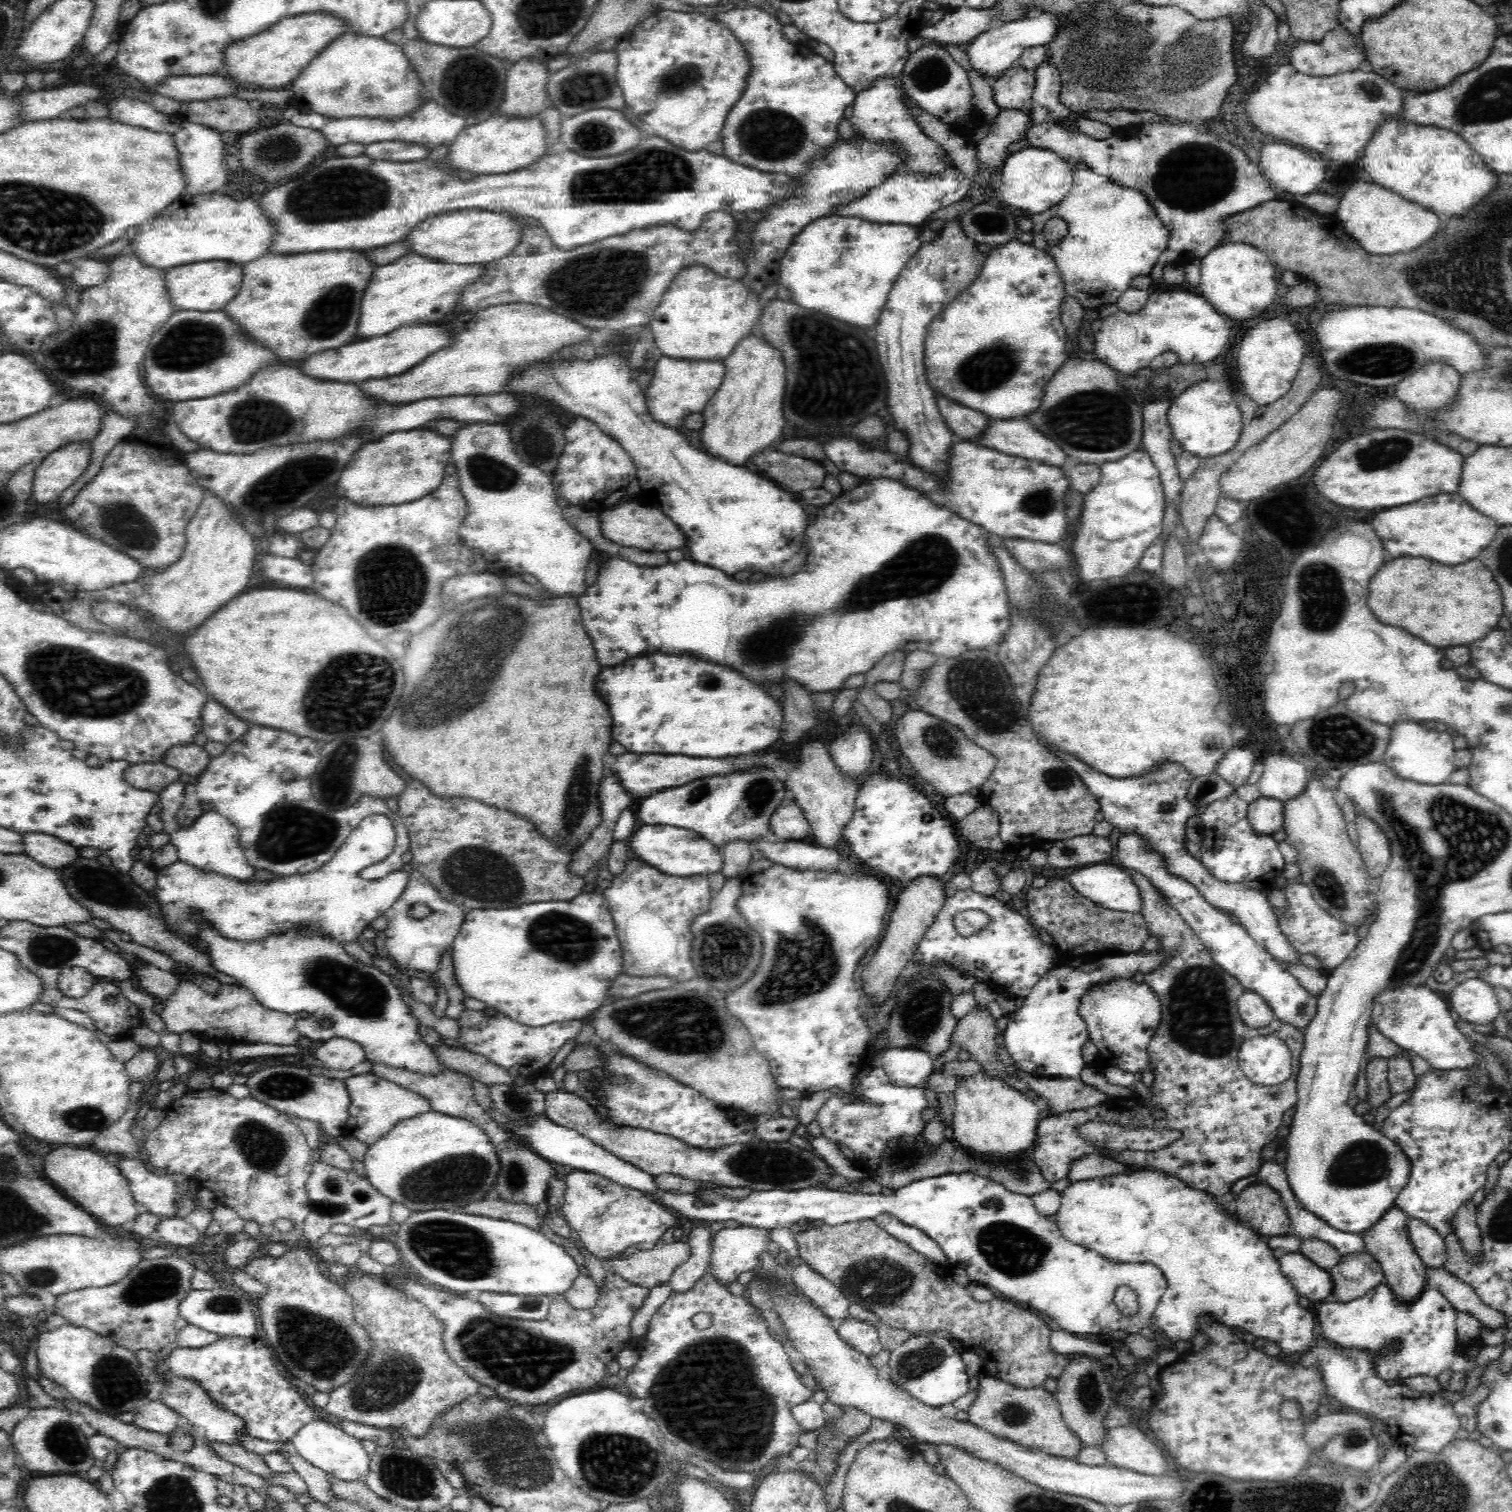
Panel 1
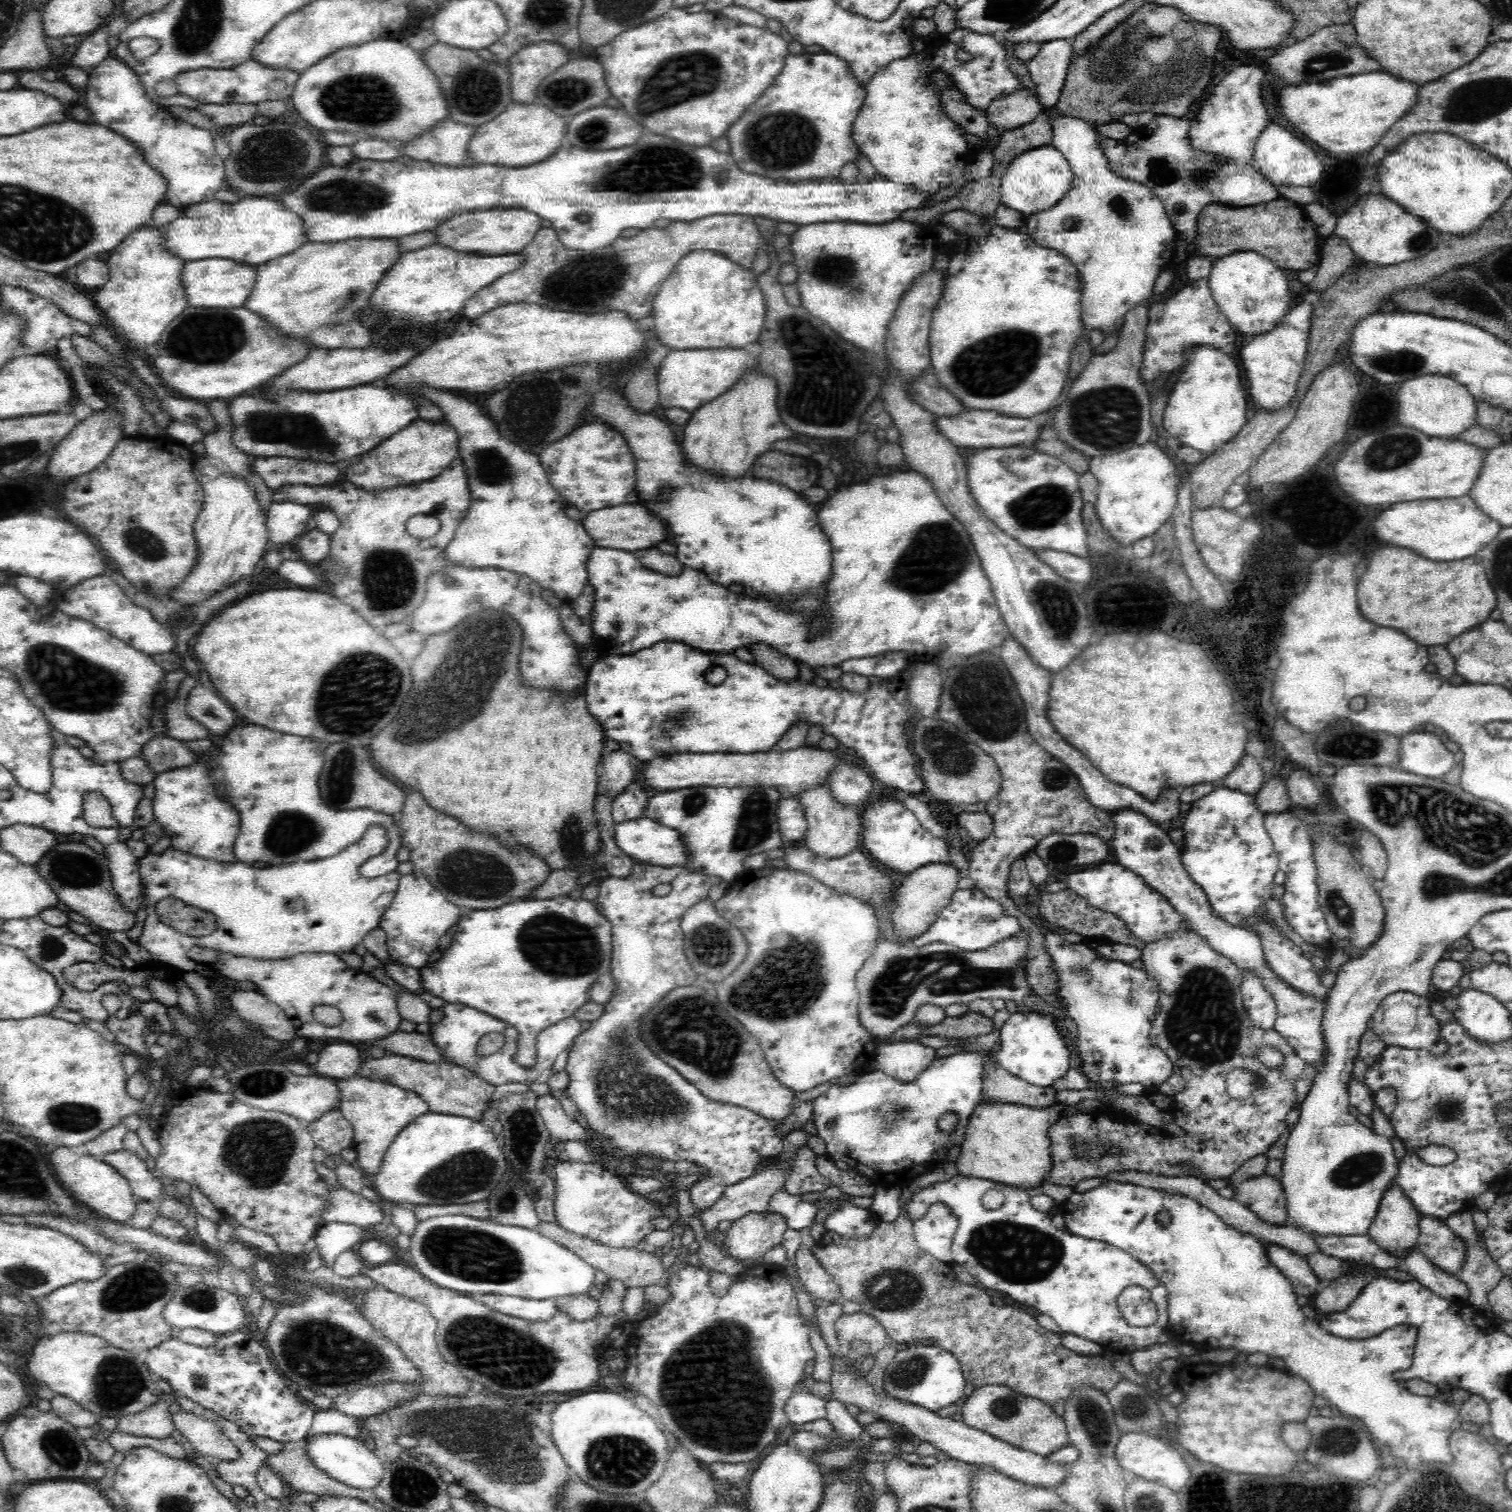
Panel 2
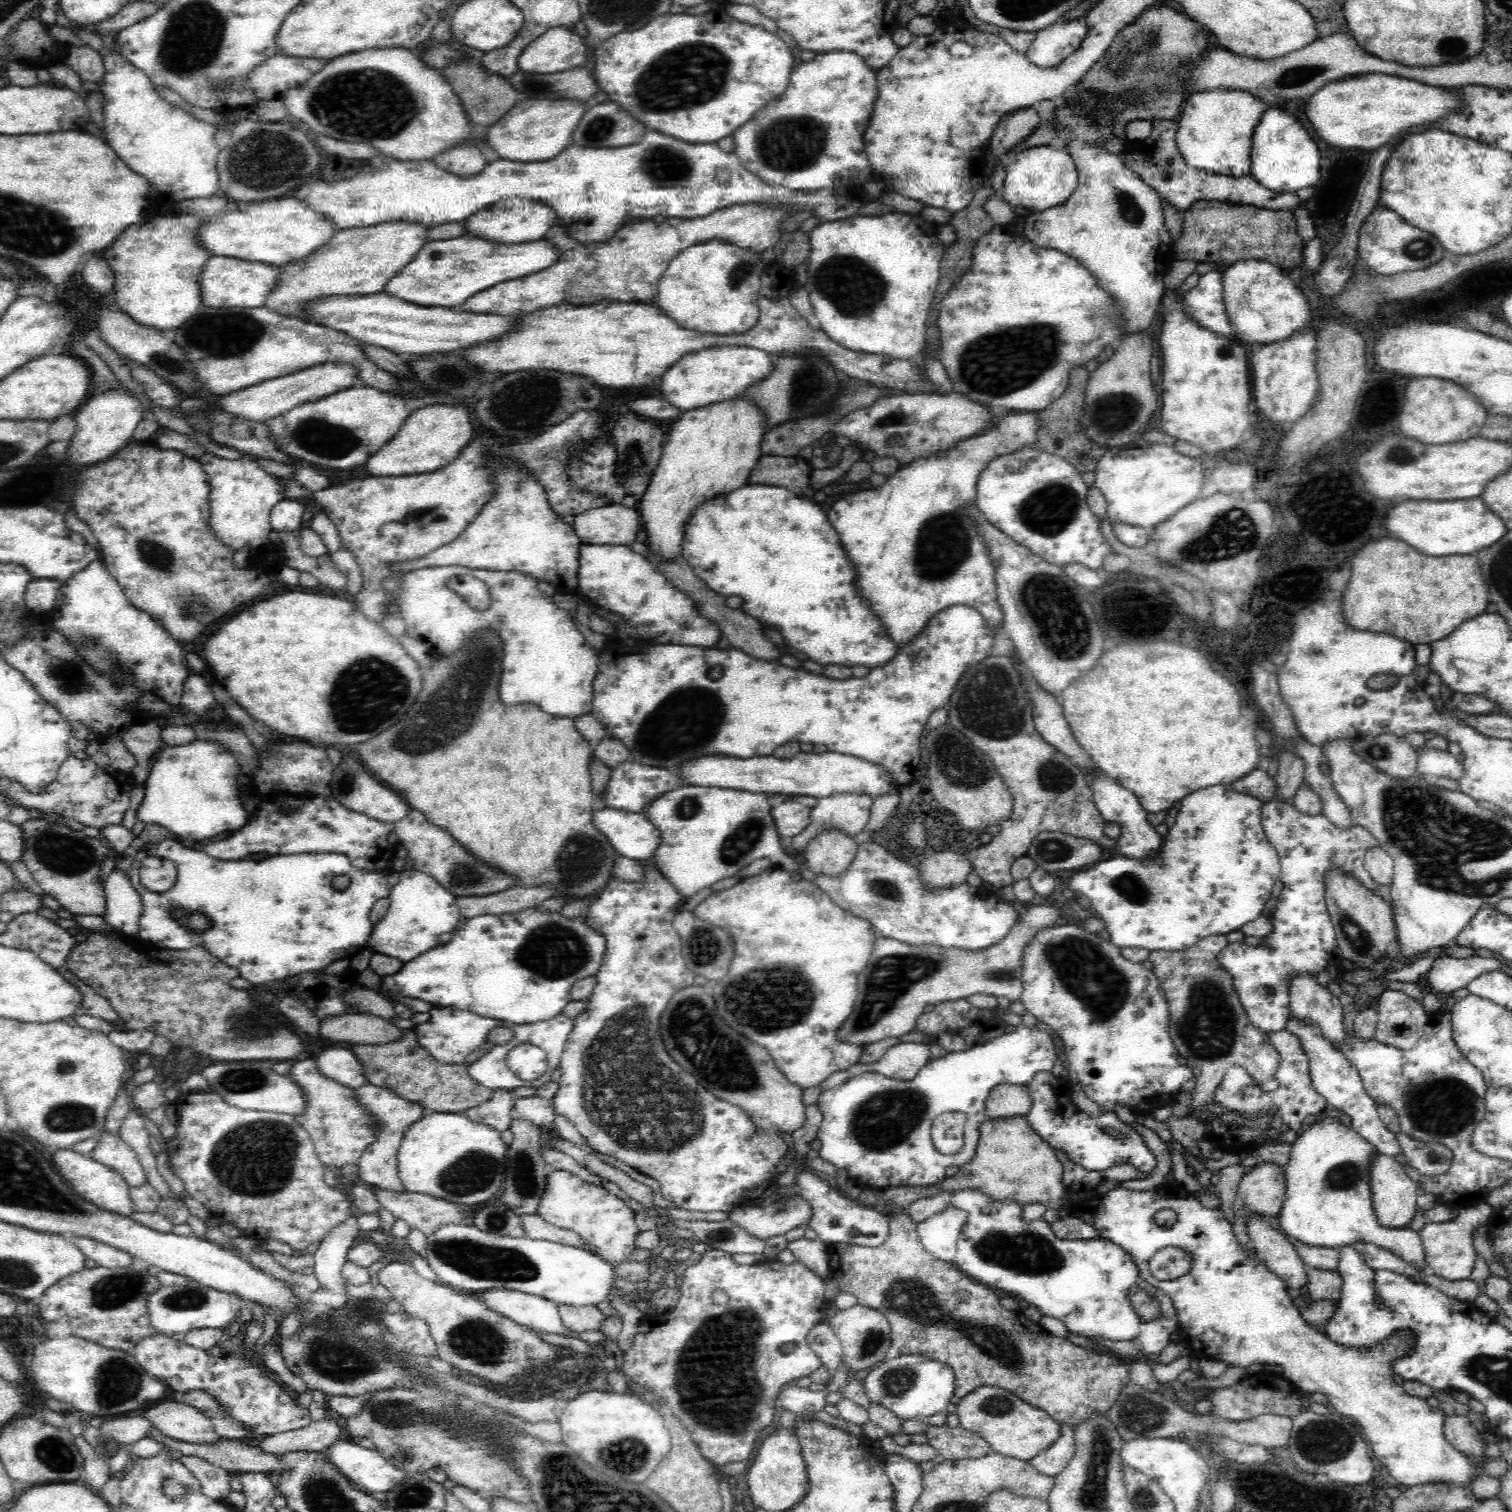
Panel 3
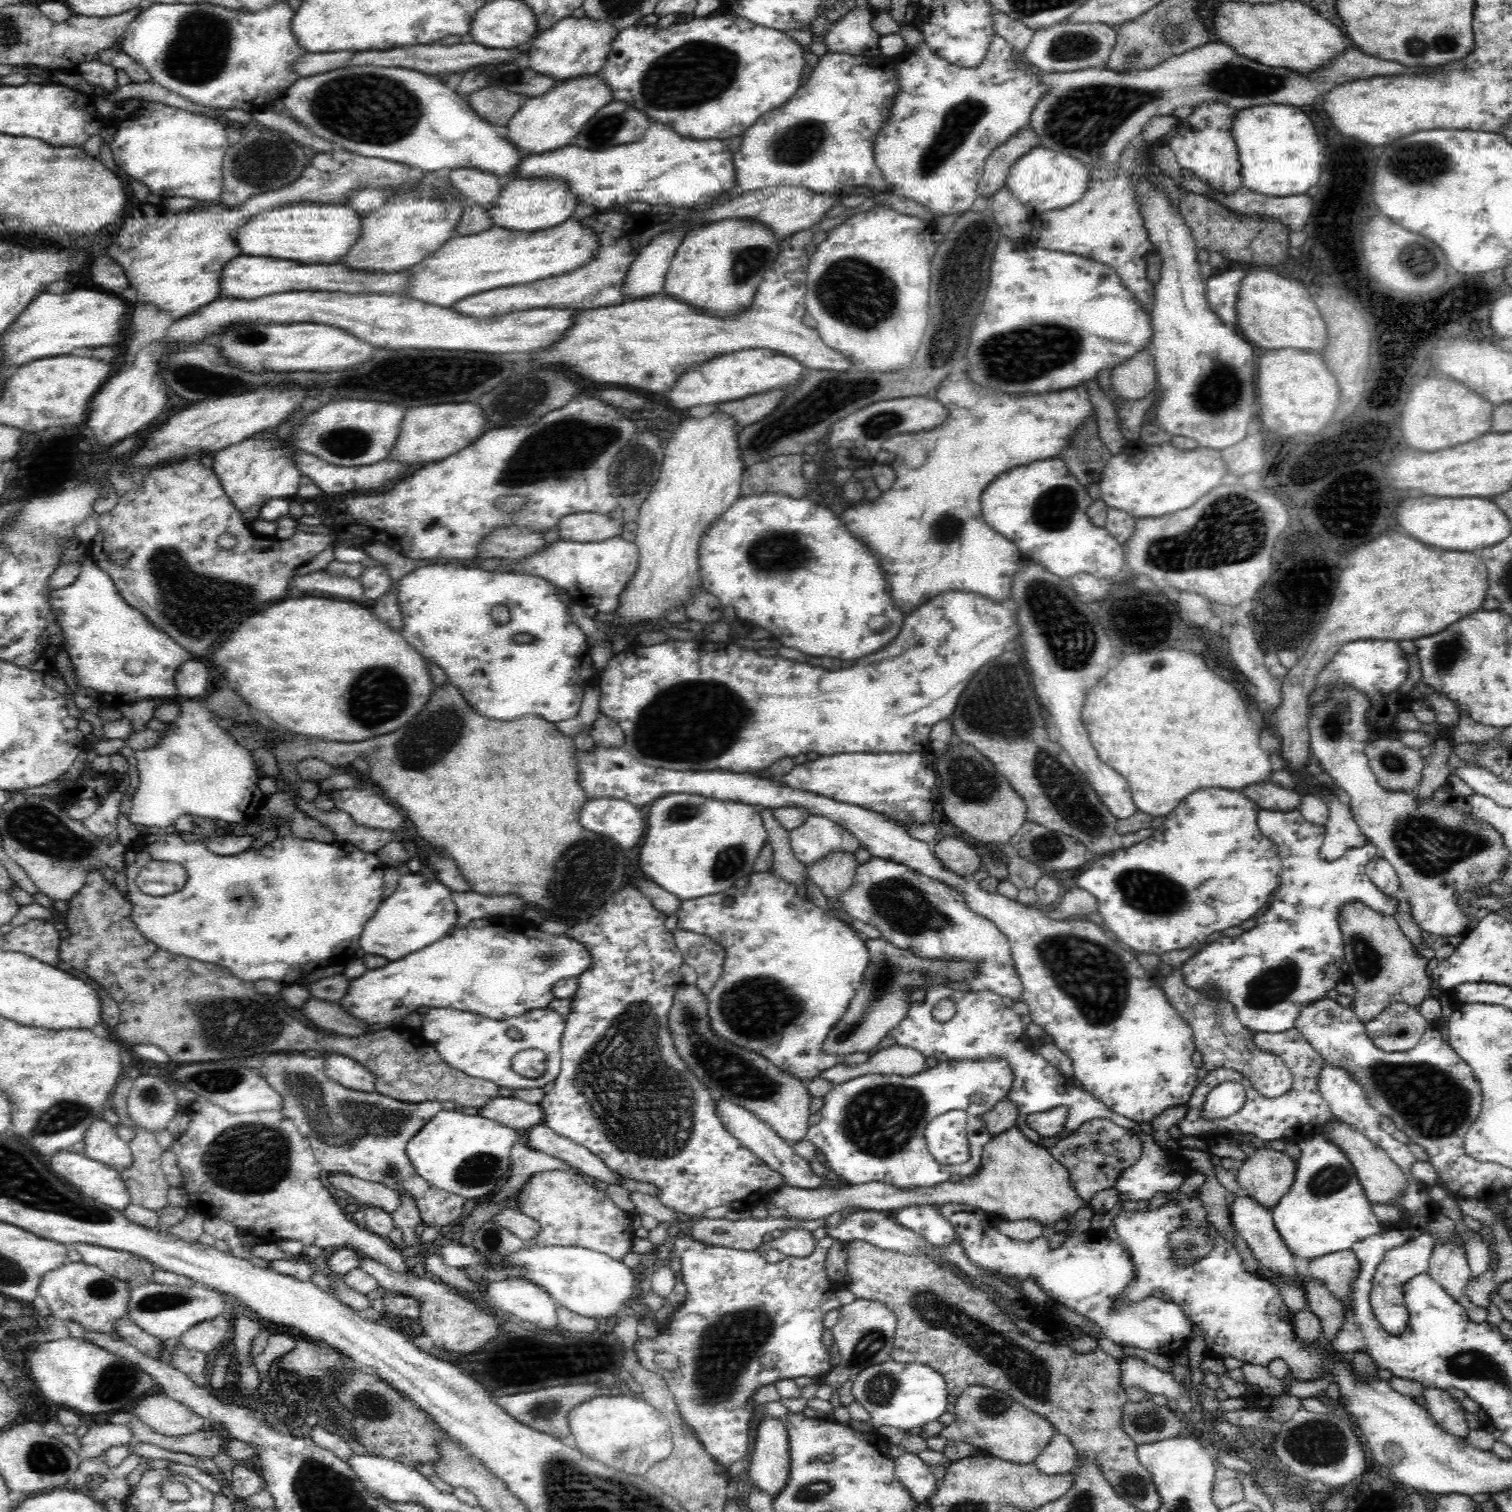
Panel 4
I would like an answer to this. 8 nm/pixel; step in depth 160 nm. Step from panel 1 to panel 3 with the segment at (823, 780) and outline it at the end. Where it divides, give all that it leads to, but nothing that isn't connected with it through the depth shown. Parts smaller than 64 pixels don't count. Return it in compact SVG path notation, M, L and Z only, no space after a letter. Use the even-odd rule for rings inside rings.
M840 829L824 830L804 850L805 866L814 874L837 877L856 856L859 845Z

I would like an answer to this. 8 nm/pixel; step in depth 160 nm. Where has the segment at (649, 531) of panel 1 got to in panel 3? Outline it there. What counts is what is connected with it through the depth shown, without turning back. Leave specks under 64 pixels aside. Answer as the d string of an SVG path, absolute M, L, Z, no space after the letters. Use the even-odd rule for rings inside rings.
M612 504L574 515L572 527L583 544L629 546L640 528L640 516L637 507L627 508Z

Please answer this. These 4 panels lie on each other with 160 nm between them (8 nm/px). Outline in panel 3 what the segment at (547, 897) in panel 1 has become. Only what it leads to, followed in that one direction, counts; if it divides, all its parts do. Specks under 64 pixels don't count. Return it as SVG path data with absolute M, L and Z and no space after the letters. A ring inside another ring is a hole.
M410 808L404 818L393 824L389 838L393 844L401 844L406 848L407 859L412 860L416 870L434 877L446 890L450 890L453 896L486 896L510 889L510 886L516 884L512 876L498 874L496 870L472 858L448 832L428 823L424 813L414 808Z

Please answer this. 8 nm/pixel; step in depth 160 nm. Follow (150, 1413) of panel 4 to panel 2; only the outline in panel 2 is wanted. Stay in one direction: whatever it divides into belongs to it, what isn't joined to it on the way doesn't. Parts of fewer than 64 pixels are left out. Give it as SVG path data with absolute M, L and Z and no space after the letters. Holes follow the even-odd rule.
M183 1410L177 1412L171 1413L174 1429L180 1431L200 1456L216 1457L223 1461L239 1458L238 1448L214 1422Z

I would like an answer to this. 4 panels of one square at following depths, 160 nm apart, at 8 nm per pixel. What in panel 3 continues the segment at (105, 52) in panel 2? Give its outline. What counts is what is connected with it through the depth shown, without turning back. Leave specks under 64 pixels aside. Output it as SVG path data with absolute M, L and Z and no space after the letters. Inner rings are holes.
M67 47L64 63L68 64L72 70L75 70L76 74L83 81L100 82L105 73L105 66L101 54L90 47Z

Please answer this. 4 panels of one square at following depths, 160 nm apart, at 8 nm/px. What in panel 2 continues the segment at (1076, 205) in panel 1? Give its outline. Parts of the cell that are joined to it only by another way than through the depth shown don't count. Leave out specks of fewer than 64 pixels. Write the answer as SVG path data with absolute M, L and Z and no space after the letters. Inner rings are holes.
M1072 40L1044 42L1040 46L1040 51L1025 62L1030 78L1036 84L1041 113L1055 112L1058 96L1065 83L1072 50ZM1057 115L1052 120L1051 125L1053 126L1053 139L1051 142L1052 146L1055 146L1062 154L1063 157L1069 162L1073 172L1073 183L1072 188L1060 199L1058 204L1051 206L1048 210L1031 214L1026 217L1025 225L1027 228L1028 236L1032 237L1036 244L1043 247L1050 247L1052 250L1057 250L1062 254L1068 261L1072 261L1072 264L1076 265L1081 277L1081 319L1085 324L1085 328L1091 330L1099 330L1106 335L1111 335L1116 332L1120 334L1120 330L1125 321L1125 314L1138 305L1148 305L1148 308L1152 305L1151 298L1154 295L1154 283L1156 279L1171 266L1172 253L1175 249L1175 228L1172 221L1167 215L1166 209L1164 208L1163 202L1149 190L1145 188L1140 182L1129 180L1124 177L1117 176L1112 169L1109 168L1109 162L1105 158L1104 153L1099 148L1099 140L1096 139L1096 130L1094 127L1088 125L1080 119L1068 118L1068 116Z

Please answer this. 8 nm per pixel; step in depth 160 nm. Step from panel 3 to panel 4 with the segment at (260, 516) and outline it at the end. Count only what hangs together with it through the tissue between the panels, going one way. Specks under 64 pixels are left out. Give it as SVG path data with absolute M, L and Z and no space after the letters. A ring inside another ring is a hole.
M304 405L296 408L289 418L276 426L262 430L250 438L235 445L230 445L213 454L213 472L218 476L220 485L228 499L232 501L244 522L259 518L260 506L271 499L288 499L297 494L302 474L294 465L294 456L302 453L293 442L293 430L311 411Z

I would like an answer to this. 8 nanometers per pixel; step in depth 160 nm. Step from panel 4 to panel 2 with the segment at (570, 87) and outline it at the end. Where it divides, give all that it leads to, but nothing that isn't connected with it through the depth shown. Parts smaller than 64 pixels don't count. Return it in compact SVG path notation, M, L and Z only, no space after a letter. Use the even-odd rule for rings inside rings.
M537 102L531 104L510 103L505 112L496 116L491 122L481 124L474 130L467 146L468 157L476 164L496 164L509 168L530 166L551 157L565 142L568 119L557 116L546 105Z

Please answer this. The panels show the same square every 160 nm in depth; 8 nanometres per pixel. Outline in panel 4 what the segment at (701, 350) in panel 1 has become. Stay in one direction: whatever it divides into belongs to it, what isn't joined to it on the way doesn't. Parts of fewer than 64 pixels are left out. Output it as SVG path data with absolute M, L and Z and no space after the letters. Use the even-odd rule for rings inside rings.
M724 218L708 222L708 225L688 232L683 238L665 274L664 293L685 304L695 306L700 313L707 316L725 318L742 312L752 302L756 288L768 270L772 269L772 263L780 256L781 242L782 238L777 238L769 226L751 218Z

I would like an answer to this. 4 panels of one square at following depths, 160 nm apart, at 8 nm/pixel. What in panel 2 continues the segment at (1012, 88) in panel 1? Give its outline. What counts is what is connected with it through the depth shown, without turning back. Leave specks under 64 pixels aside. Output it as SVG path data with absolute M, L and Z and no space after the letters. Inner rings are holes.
M1026 88L1018 89L1007 97L994 99L987 110L990 128L998 134L1030 124L1040 116L1041 104L1028 93Z

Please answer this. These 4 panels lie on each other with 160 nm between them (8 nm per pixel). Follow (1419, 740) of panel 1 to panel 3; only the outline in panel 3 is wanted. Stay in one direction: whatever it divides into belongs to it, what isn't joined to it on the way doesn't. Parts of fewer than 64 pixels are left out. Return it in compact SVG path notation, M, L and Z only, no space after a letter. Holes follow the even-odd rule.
M1418 749L1418 774L1428 774L1433 778L1443 778L1446 782L1458 784L1465 773L1465 765L1449 751Z

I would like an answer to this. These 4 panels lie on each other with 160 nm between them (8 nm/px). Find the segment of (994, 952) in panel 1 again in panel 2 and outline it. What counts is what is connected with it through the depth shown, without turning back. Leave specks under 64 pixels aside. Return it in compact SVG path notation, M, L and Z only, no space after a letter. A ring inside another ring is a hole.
M976 887L971 889L957 889L948 906L939 912L930 928L924 935L919 935L910 941L914 947L926 947L932 942L944 943L956 949L974 953L988 949L1002 940L1012 938L1020 930L1020 922L1014 916L1006 914L1005 908L992 900L987 894Z

